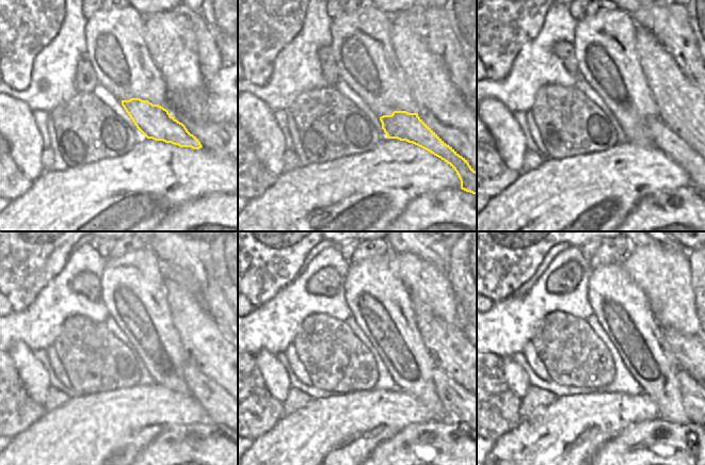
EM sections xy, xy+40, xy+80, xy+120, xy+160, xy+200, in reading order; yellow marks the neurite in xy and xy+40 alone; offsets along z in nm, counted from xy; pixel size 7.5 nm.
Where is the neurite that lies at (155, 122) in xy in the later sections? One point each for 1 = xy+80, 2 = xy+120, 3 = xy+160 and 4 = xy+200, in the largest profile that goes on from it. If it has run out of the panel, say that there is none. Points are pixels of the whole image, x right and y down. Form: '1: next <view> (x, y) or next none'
1: next xy+80 (661, 137)
2: next xy+120 (215, 401)
3: next xy+160 (454, 398)
4: next xy+200 (693, 394)

